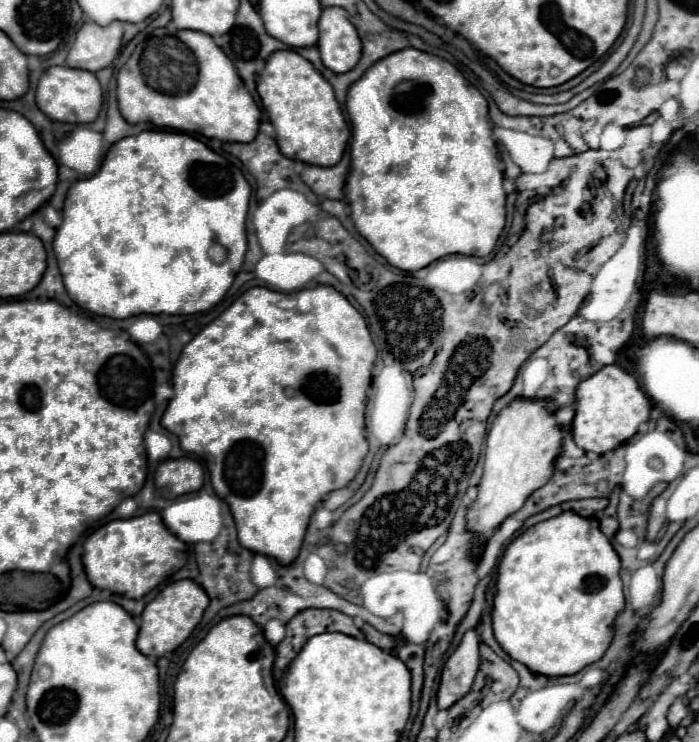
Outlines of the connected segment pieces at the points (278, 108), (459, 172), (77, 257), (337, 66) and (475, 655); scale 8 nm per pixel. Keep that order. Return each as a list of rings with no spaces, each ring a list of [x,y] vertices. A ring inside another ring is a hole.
[[[293,49],[275,51],[259,75],[257,91],[277,133],[277,145],[289,159],[309,165],[333,167],[343,157],[351,129],[339,109],[333,87]]]
[[[407,47],[401,49],[397,53],[391,53],[383,59],[379,59],[373,67],[369,67],[365,71],[365,75],[355,81],[349,87],[349,93],[345,102],[345,111],[352,128],[351,138],[351,167],[353,171],[347,177],[347,185],[345,185],[345,197],[351,205],[351,219],[357,227],[357,231],[371,243],[371,247],[385,257],[393,267],[401,269],[401,271],[417,271],[423,269],[427,265],[431,265],[433,261],[445,257],[445,255],[471,255],[471,257],[485,257],[493,251],[503,227],[506,223],[506,198],[507,194],[503,189],[503,171],[499,167],[499,155],[497,155],[497,143],[491,137],[491,123],[489,123],[489,109],[487,109],[487,101],[485,97],[479,93],[477,87],[473,87],[463,73],[453,67],[449,61]],[[401,81],[411,81],[413,83],[413,91],[411,93],[397,93],[397,85]]]
[[[141,131],[137,135],[129,135],[129,137],[119,139],[107,151],[97,173],[93,173],[93,177],[87,177],[87,179],[77,179],[69,187],[67,197],[65,197],[63,223],[57,227],[53,249],[55,249],[57,263],[59,263],[63,283],[65,283],[69,297],[79,307],[83,307],[91,313],[97,313],[97,315],[111,317],[111,319],[125,319],[125,317],[143,315],[143,313],[149,313],[149,315],[159,315],[159,313],[191,315],[191,313],[201,313],[201,311],[211,309],[213,305],[217,305],[225,297],[237,271],[241,269],[241,263],[243,263],[243,257],[247,251],[245,221],[247,221],[249,197],[251,197],[251,187],[249,187],[247,179],[243,177],[241,169],[235,167],[233,163],[229,163],[225,157],[221,157],[219,153],[215,153],[203,141],[195,139],[189,133]]]
[[[327,7],[319,19],[319,43],[321,61],[335,73],[351,71],[361,57],[361,39],[357,29],[347,19],[347,11],[341,7]]]
[[[469,629],[469,631],[465,631],[455,653],[447,659],[447,663],[443,667],[441,685],[439,685],[439,693],[437,693],[439,709],[447,709],[449,705],[459,701],[471,689],[479,663],[481,663],[479,633],[477,633],[477,629]]]

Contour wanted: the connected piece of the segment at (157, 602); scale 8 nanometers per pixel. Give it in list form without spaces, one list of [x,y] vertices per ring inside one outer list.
[[[181,579],[165,585],[159,595],[149,601],[141,613],[141,629],[137,637],[137,649],[147,657],[161,657],[169,651],[175,651],[197,627],[203,617],[203,611],[209,605],[209,597],[201,585],[193,579]]]

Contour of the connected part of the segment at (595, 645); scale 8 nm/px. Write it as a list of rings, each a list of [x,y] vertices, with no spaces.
[[[565,511],[553,519],[541,521],[533,527],[529,527],[523,535],[519,535],[507,549],[505,555],[499,561],[499,579],[497,579],[497,595],[493,599],[493,631],[495,631],[495,639],[499,641],[499,645],[511,655],[511,659],[521,661],[523,665],[529,667],[529,671],[539,673],[539,675],[547,675],[547,677],[555,677],[555,675],[575,675],[579,673],[583,667],[599,661],[603,657],[603,653],[607,651],[611,639],[613,639],[613,621],[617,617],[617,613],[625,607],[625,597],[623,597],[623,583],[619,577],[619,555],[615,553],[615,549],[611,547],[609,539],[601,533],[599,525],[593,519],[585,519],[573,511]]]

